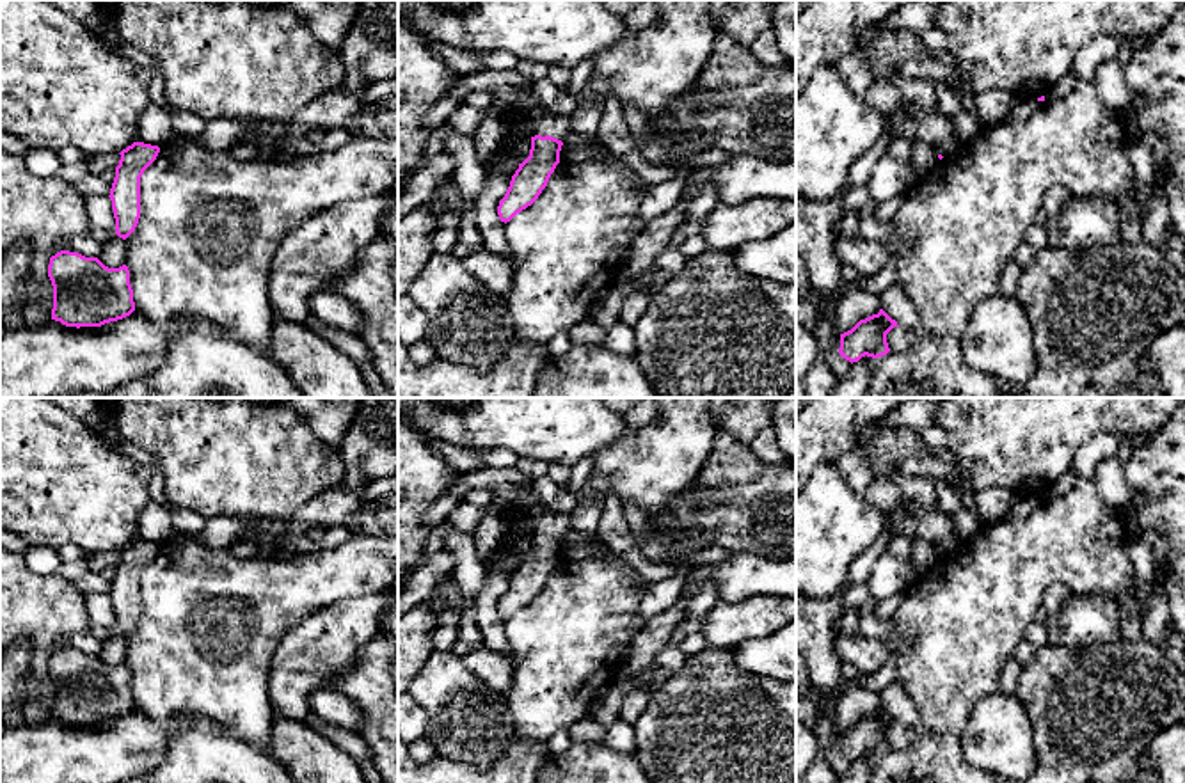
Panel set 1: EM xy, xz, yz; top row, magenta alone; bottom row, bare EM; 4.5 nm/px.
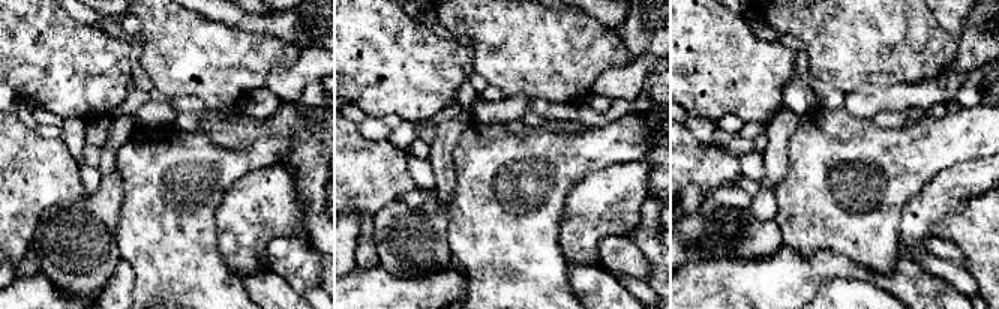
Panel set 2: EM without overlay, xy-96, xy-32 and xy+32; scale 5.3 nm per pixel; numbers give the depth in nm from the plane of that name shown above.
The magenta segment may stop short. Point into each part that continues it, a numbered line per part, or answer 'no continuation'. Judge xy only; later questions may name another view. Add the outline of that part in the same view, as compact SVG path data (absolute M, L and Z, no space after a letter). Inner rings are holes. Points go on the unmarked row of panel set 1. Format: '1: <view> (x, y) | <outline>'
no continuation

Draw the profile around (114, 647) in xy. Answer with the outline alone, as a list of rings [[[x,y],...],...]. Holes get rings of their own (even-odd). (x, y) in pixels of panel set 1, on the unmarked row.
[[[117,632],[110,634],[98,657],[108,666],[123,664],[126,660],[126,639]]]

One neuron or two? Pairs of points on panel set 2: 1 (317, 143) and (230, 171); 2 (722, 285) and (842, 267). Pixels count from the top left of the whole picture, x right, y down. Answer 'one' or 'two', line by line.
1: two
2: one

